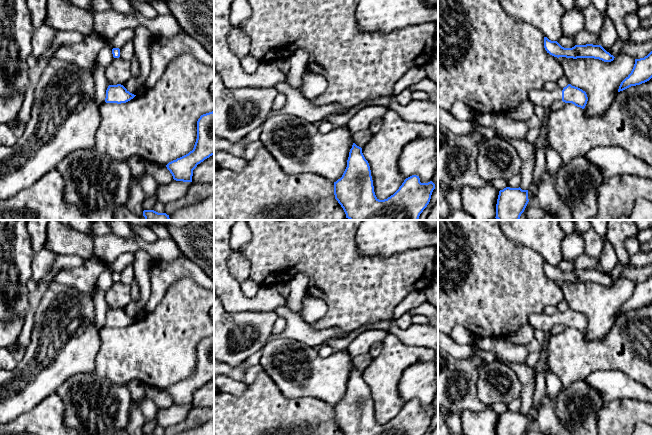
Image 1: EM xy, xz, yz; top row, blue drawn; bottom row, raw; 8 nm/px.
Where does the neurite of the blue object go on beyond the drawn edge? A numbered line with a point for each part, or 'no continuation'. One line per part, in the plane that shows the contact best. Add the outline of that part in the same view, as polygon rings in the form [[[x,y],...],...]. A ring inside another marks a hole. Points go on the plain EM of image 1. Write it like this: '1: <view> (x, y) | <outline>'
1: yz (543, 322) | [[[545,312],[531,314],[528,323],[535,331],[549,332],[555,325],[562,325],[562,314],[563,312],[554,315]]]

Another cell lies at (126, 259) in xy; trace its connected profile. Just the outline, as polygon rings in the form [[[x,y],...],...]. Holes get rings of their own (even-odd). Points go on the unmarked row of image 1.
[[[132,253],[121,254],[113,263],[108,266],[108,270],[113,272],[121,272],[125,267],[132,266],[135,256]]]

